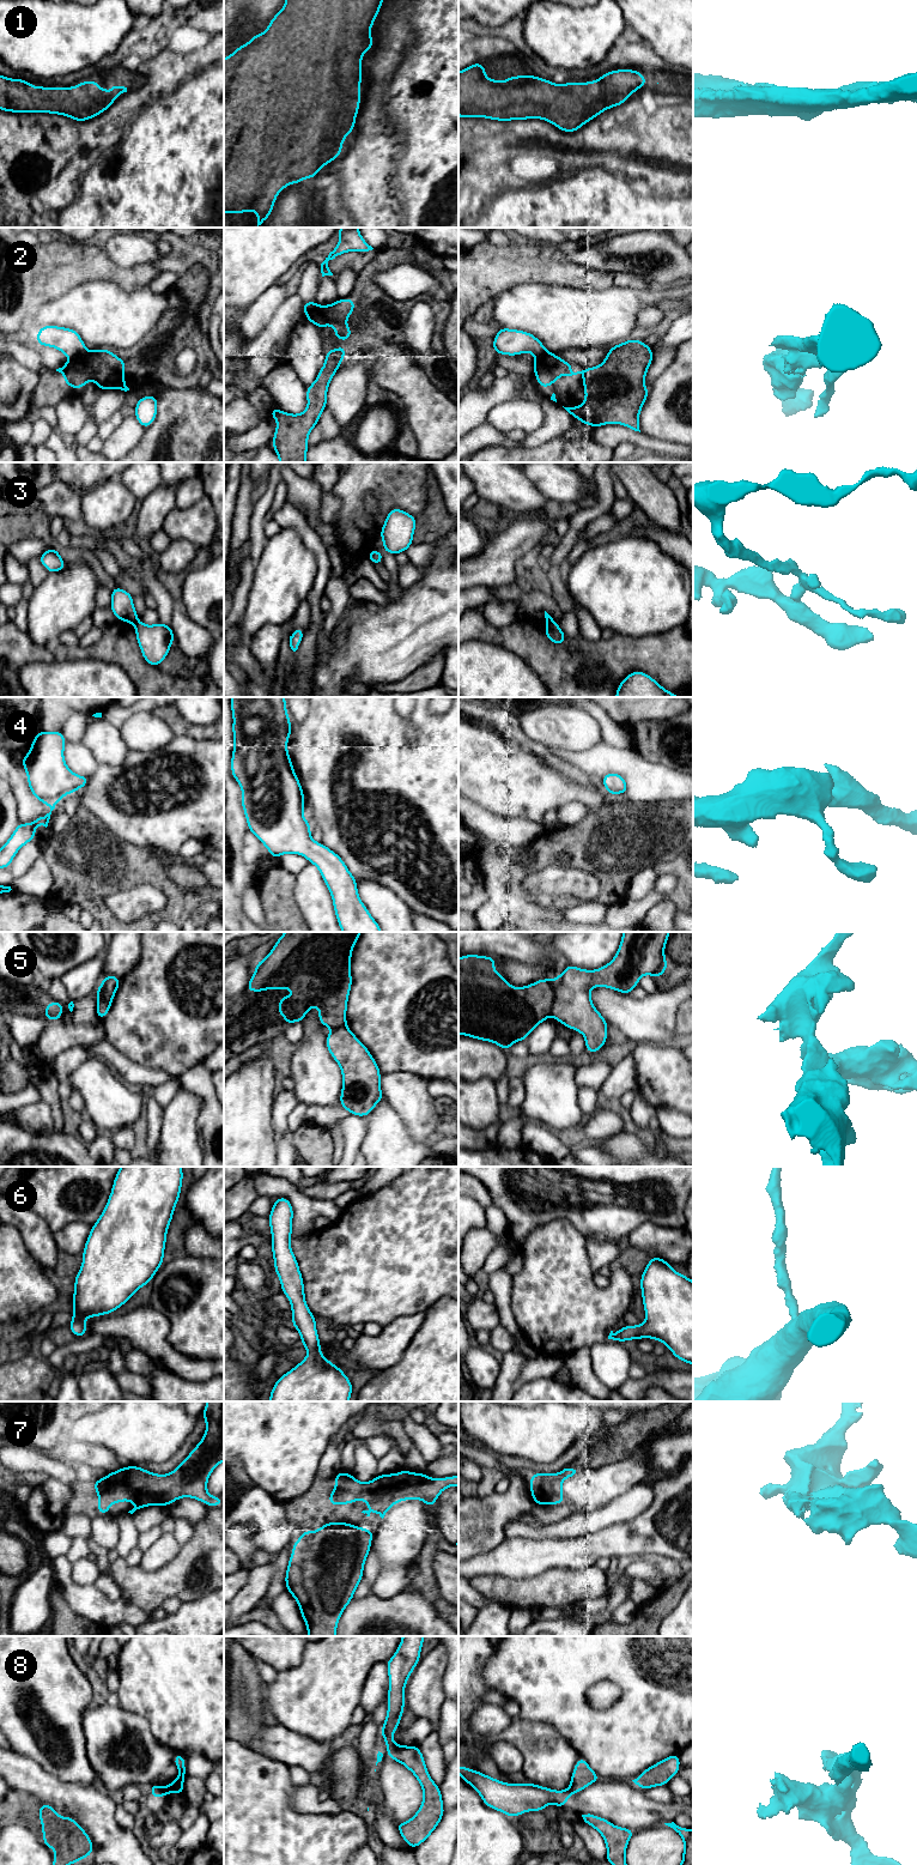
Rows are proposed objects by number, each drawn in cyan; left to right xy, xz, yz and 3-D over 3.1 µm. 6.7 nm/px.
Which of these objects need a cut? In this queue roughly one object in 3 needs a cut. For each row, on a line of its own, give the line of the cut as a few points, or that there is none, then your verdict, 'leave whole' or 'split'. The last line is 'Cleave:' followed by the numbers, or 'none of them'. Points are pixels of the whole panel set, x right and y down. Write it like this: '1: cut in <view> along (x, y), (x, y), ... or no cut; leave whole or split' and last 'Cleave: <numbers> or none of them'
1: no cut; leave whole
2: cut in xy along (89, 351), (72, 361); split
3: cut in xy along (138, 621), (134, 625); split
4: no cut; leave whole
5: cut in yz along (551, 980), (553, 989), (552, 1013); split
6: no cut; leave whole
7: no cut; leave whole
8: cut in xy along (151, 1788), (158, 1787), (164, 1794); split
Cleave: 2, 3, 5, 8

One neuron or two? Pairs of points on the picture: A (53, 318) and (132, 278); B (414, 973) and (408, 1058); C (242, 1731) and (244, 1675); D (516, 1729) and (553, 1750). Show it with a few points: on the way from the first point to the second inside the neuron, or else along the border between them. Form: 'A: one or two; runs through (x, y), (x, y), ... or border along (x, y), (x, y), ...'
A: two; border along (90, 280), (110, 280), (129, 291), (146, 285)
B: one; runs through (407, 994), (407, 1036)
C: one; runs through (242, 1717), (242, 1689)
D: one; runs through (520, 1739), (532, 1750), (542, 1750)

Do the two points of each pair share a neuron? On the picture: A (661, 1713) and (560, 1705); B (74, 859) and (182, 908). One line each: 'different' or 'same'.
A: same
B: same

